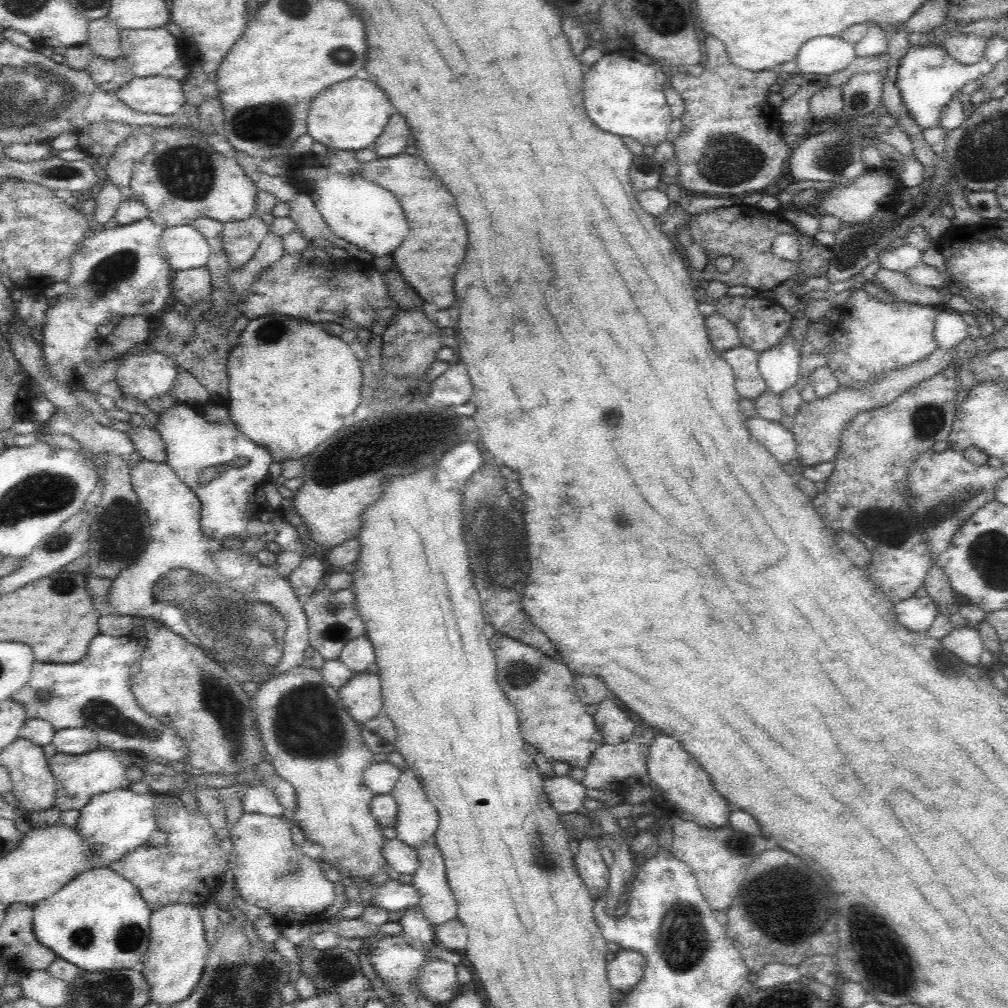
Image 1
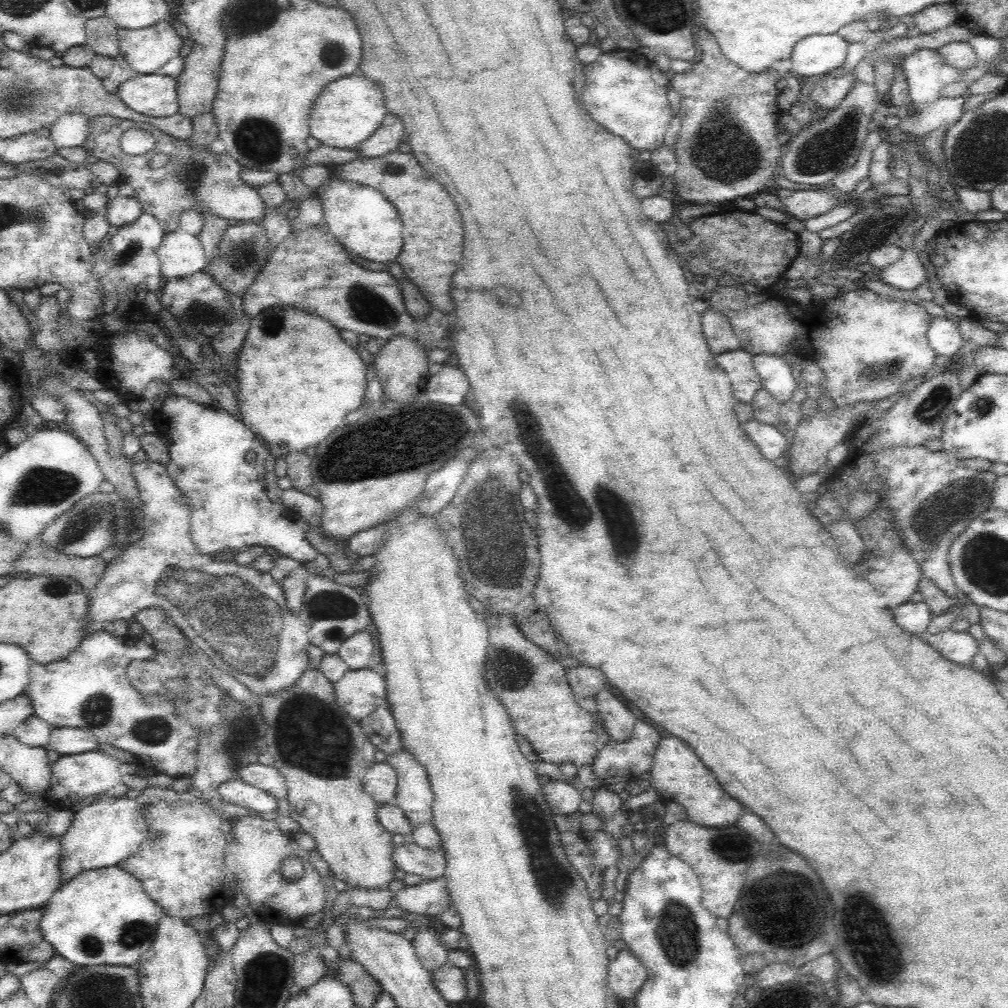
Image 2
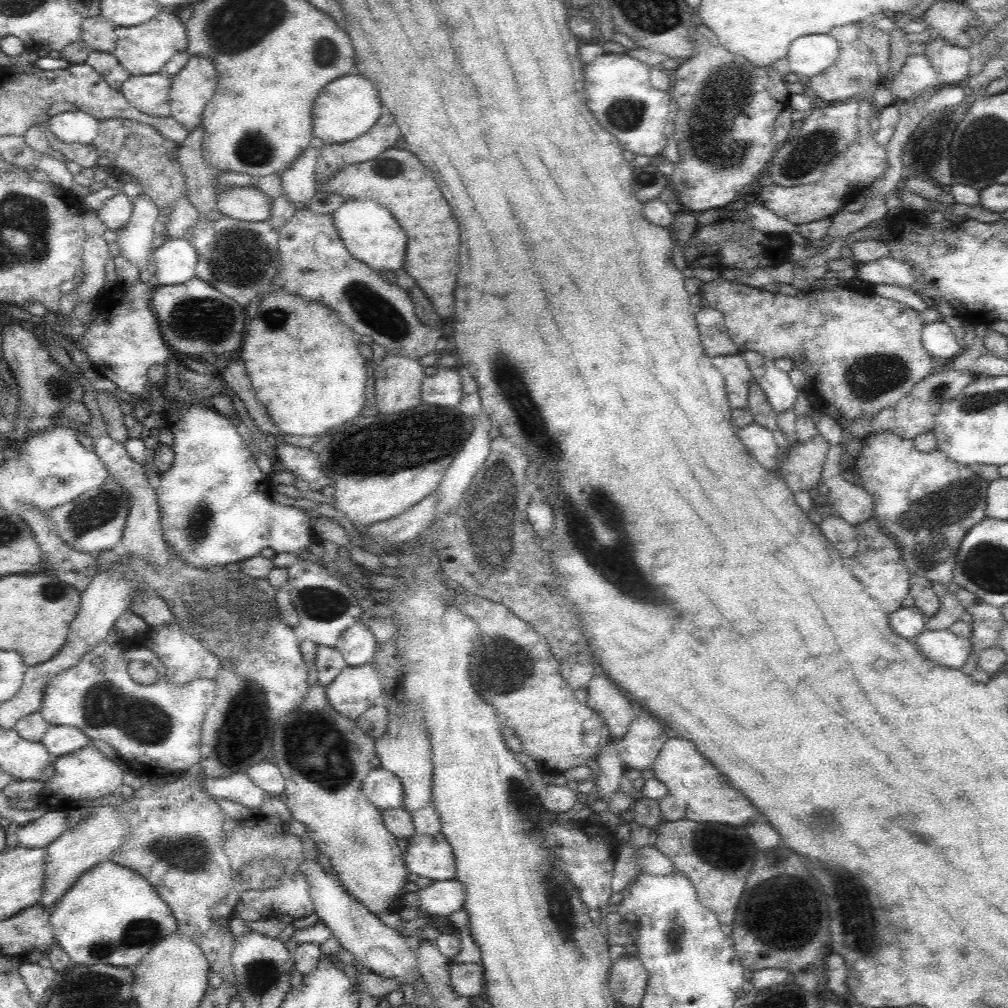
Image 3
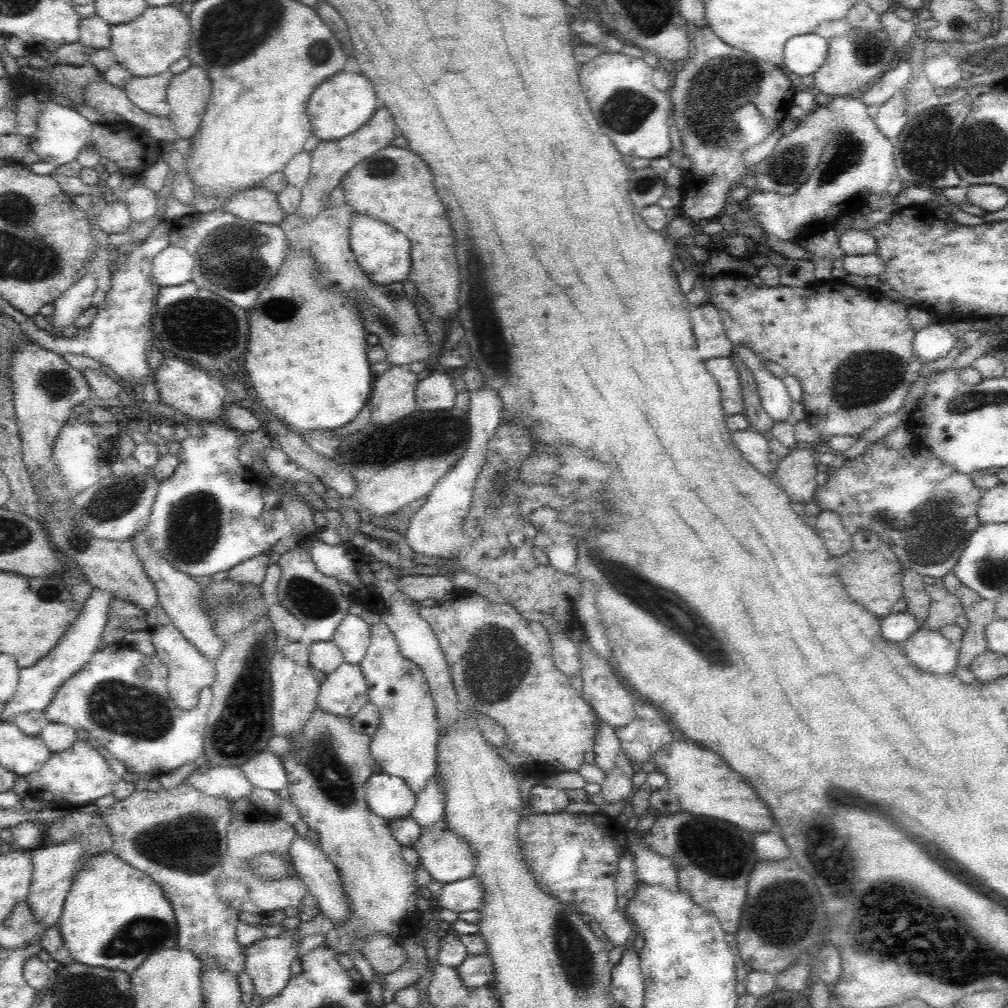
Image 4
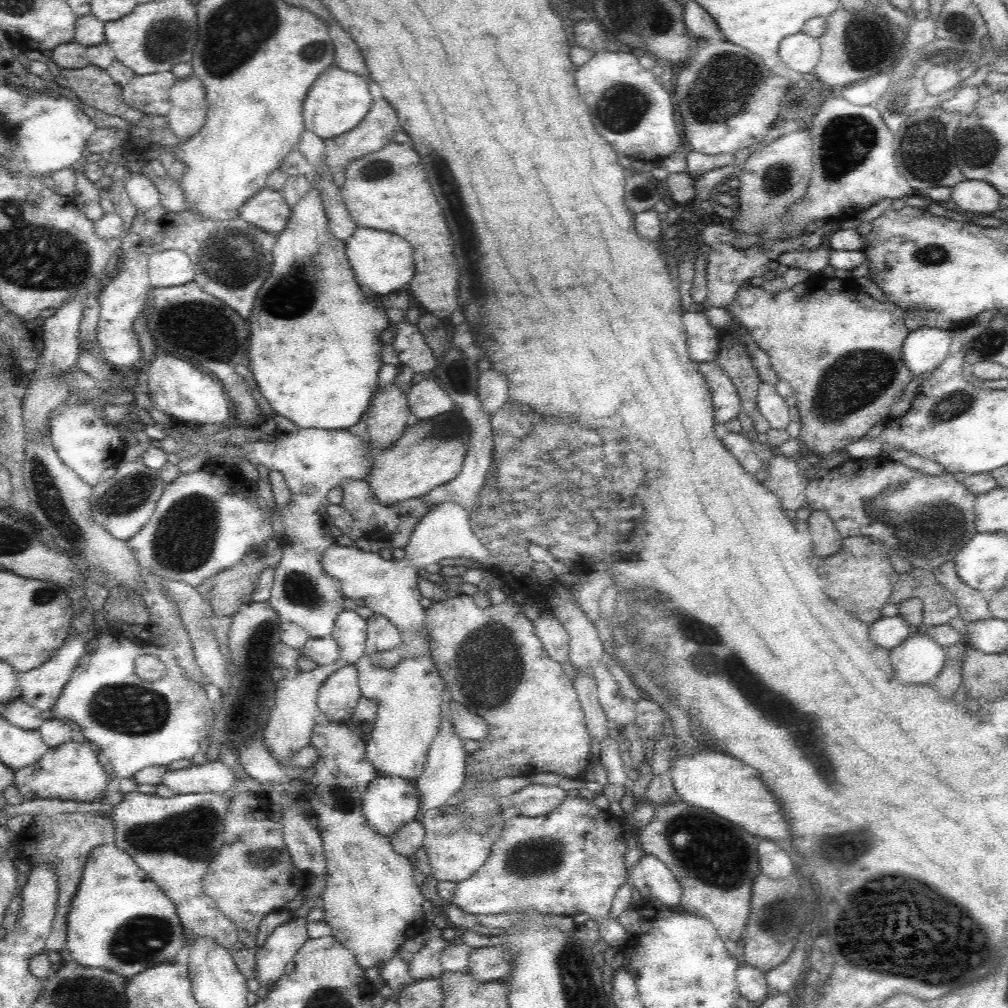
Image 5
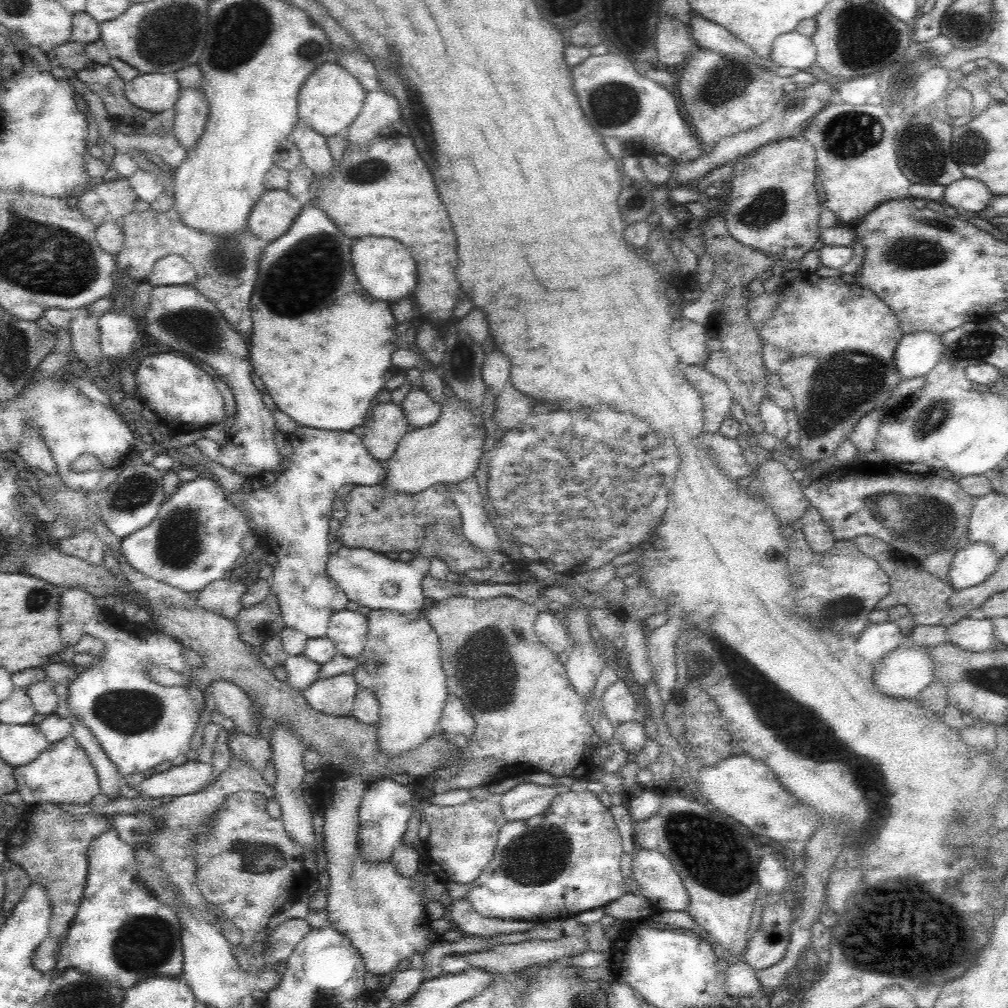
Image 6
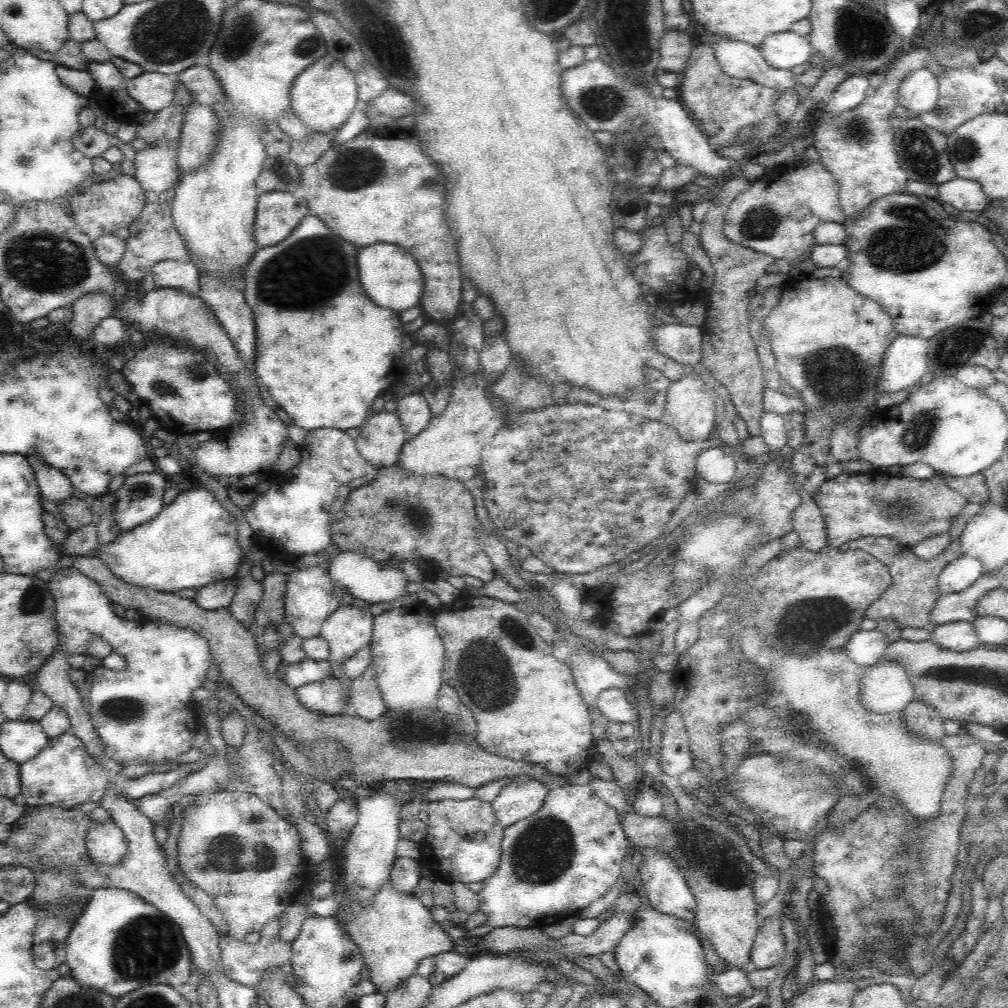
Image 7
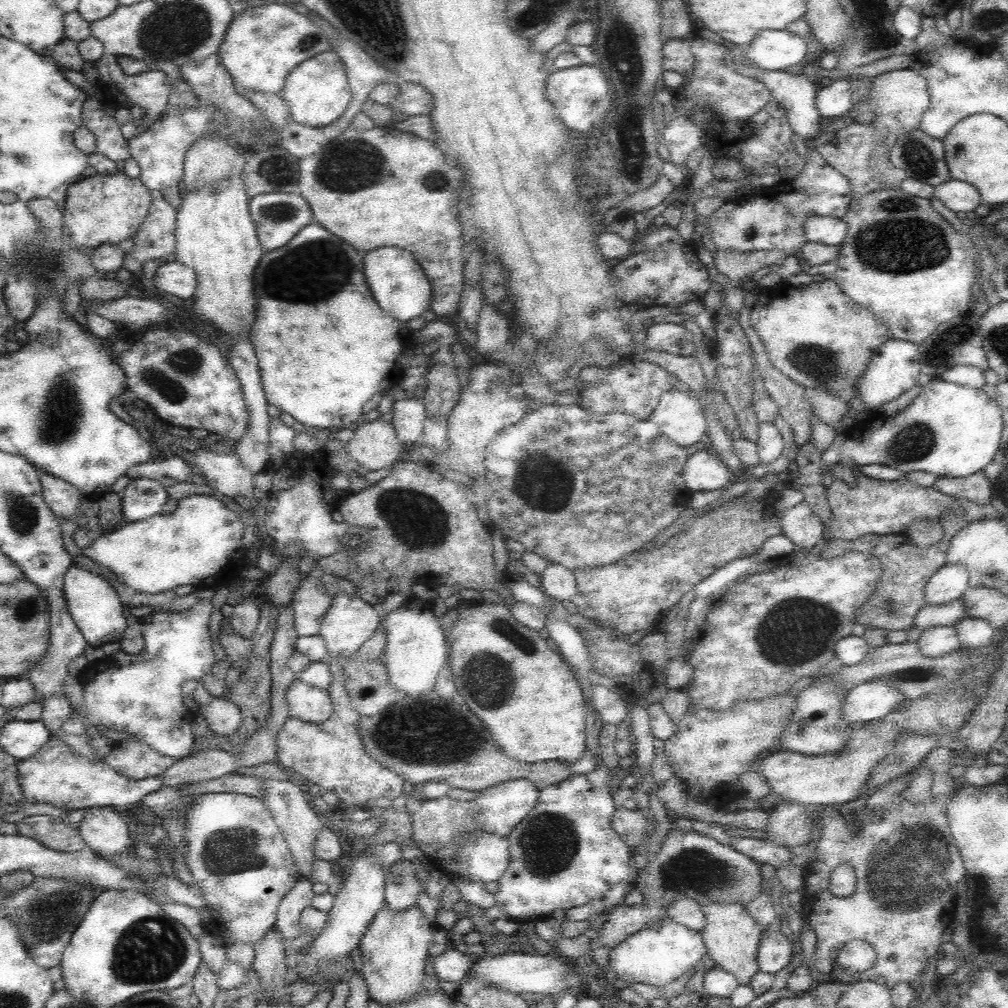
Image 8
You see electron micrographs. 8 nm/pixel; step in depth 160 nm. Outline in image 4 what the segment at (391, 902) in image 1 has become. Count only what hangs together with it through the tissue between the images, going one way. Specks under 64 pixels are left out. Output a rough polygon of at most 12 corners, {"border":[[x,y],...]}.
{"border":[[476,875],[442,886],[441,908],[477,910],[484,885]]}

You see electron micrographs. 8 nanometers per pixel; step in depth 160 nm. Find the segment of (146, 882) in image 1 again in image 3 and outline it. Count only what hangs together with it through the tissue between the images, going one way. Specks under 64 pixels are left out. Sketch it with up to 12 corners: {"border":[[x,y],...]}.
{"border":[[145,778],[111,859],[234,985],[244,888],[201,779]]}

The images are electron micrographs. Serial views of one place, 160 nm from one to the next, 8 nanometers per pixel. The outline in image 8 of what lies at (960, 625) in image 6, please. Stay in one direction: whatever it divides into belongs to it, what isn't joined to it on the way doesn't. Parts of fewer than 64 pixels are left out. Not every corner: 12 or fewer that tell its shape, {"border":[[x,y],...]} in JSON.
{"border":[[933,626],[916,639],[939,658],[961,648],[955,626]]}

